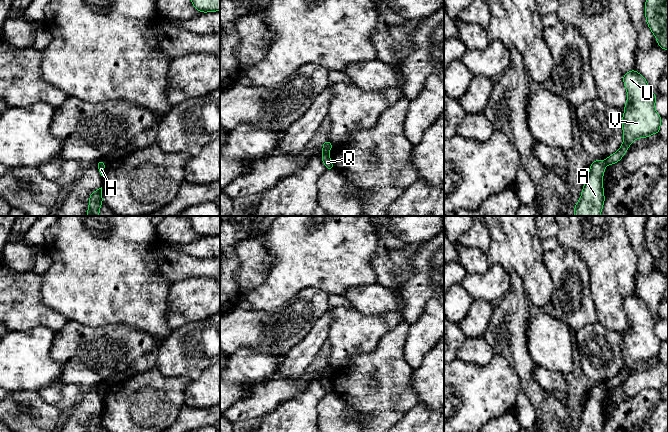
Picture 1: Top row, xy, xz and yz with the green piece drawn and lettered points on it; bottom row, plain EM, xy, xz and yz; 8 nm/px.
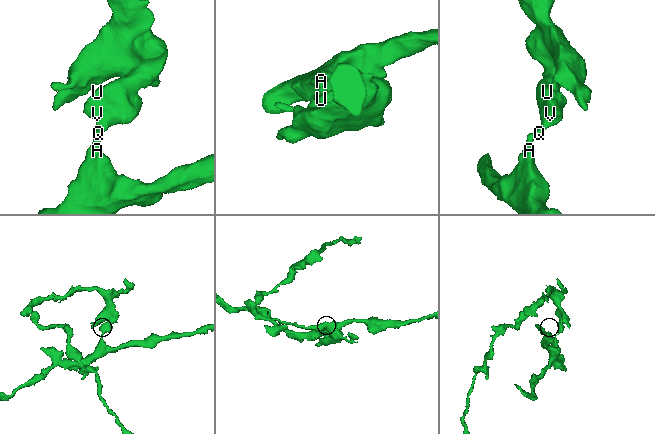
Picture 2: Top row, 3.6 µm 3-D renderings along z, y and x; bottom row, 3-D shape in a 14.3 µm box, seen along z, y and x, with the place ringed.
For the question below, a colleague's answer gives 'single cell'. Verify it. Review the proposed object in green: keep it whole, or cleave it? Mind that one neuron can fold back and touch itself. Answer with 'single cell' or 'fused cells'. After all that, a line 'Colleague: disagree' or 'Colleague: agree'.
fused cells
Colleague: disagree

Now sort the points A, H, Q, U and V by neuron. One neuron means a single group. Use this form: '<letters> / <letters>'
A H / Q U V

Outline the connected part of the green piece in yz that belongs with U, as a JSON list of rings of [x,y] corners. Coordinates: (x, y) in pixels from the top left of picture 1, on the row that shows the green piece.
[[[634,69],[624,73],[623,83],[627,91],[627,101],[621,122],[624,140],[618,151],[604,160],[606,165],[619,162],[637,138],[648,138],[652,134],[659,134],[660,131],[662,117],[655,110],[657,96],[649,88],[645,77]]]

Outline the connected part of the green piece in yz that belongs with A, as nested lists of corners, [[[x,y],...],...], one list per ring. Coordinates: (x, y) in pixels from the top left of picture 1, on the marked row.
[[[594,160],[588,171],[588,177],[581,191],[581,197],[576,203],[574,216],[600,216],[604,205],[604,187],[602,179],[606,163]]]

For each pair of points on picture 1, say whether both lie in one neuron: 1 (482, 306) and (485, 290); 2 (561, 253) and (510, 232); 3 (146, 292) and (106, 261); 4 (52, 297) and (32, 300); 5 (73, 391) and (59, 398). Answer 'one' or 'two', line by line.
1: two
2: two
3: one
4: two
5: one

